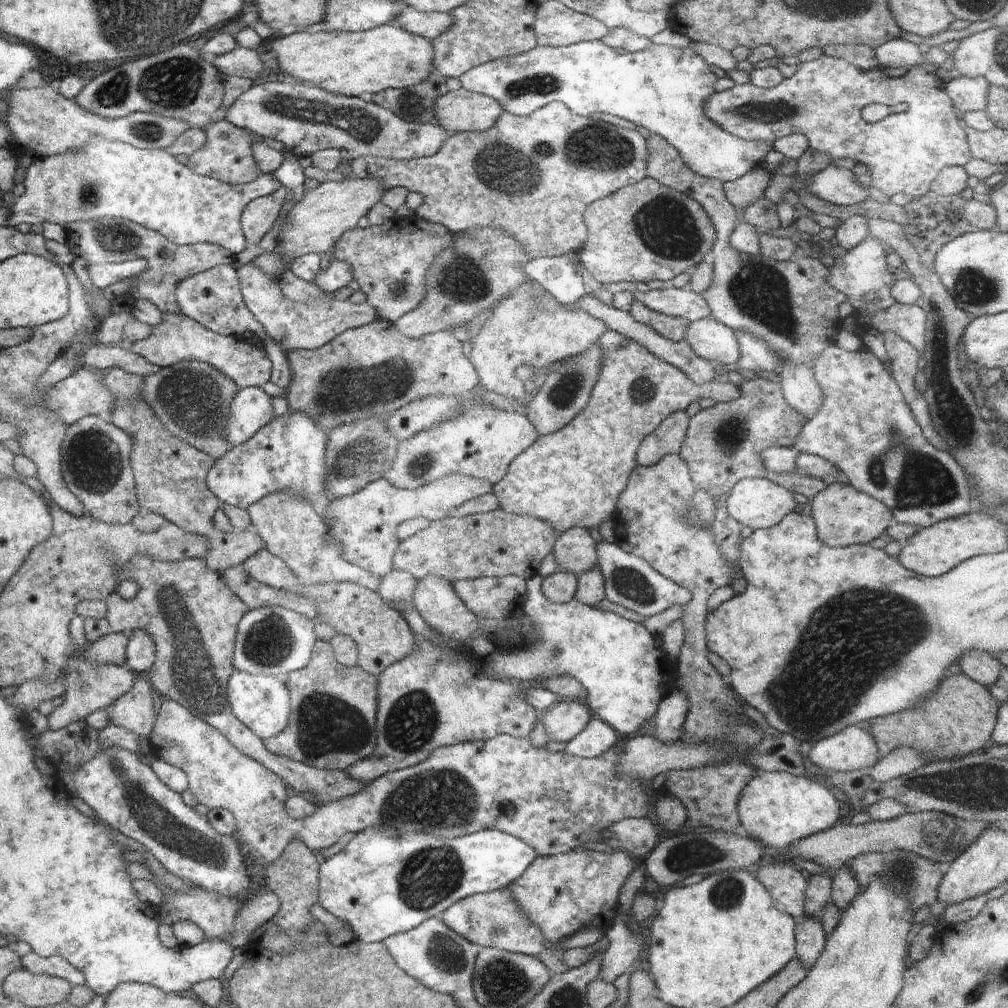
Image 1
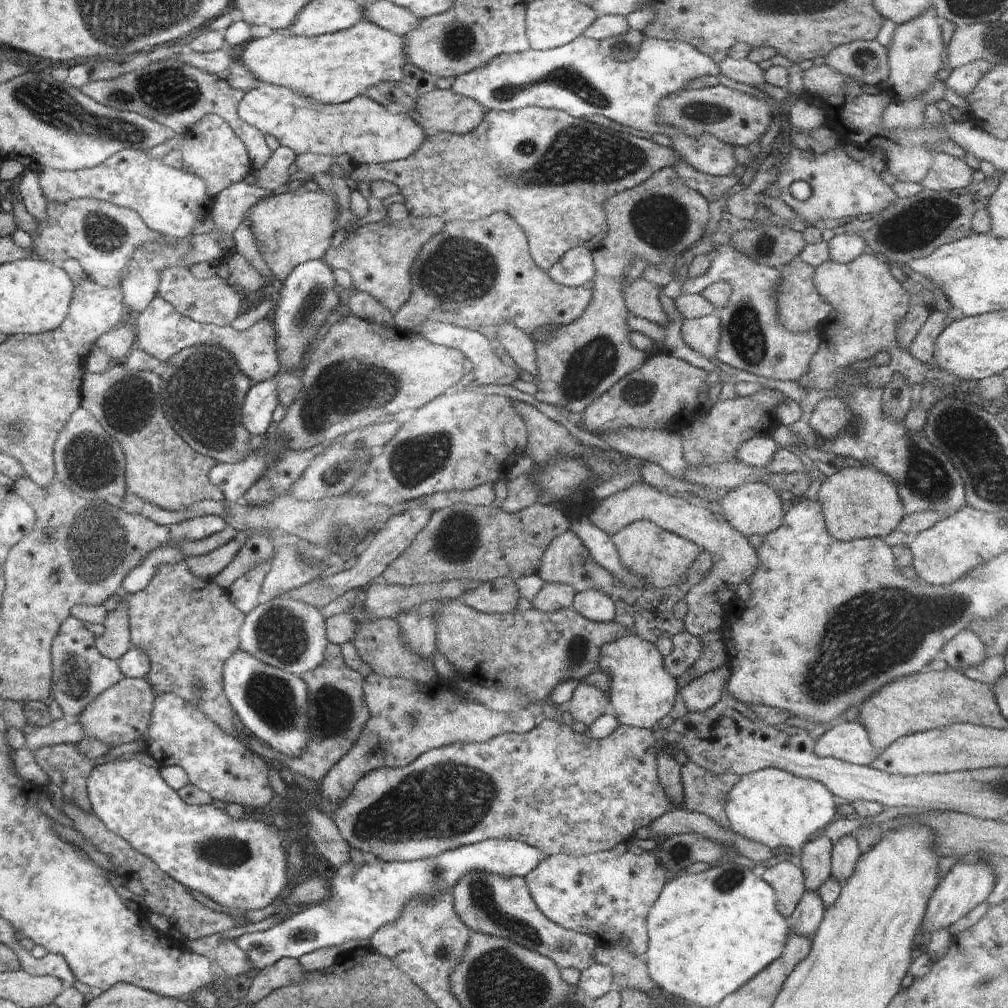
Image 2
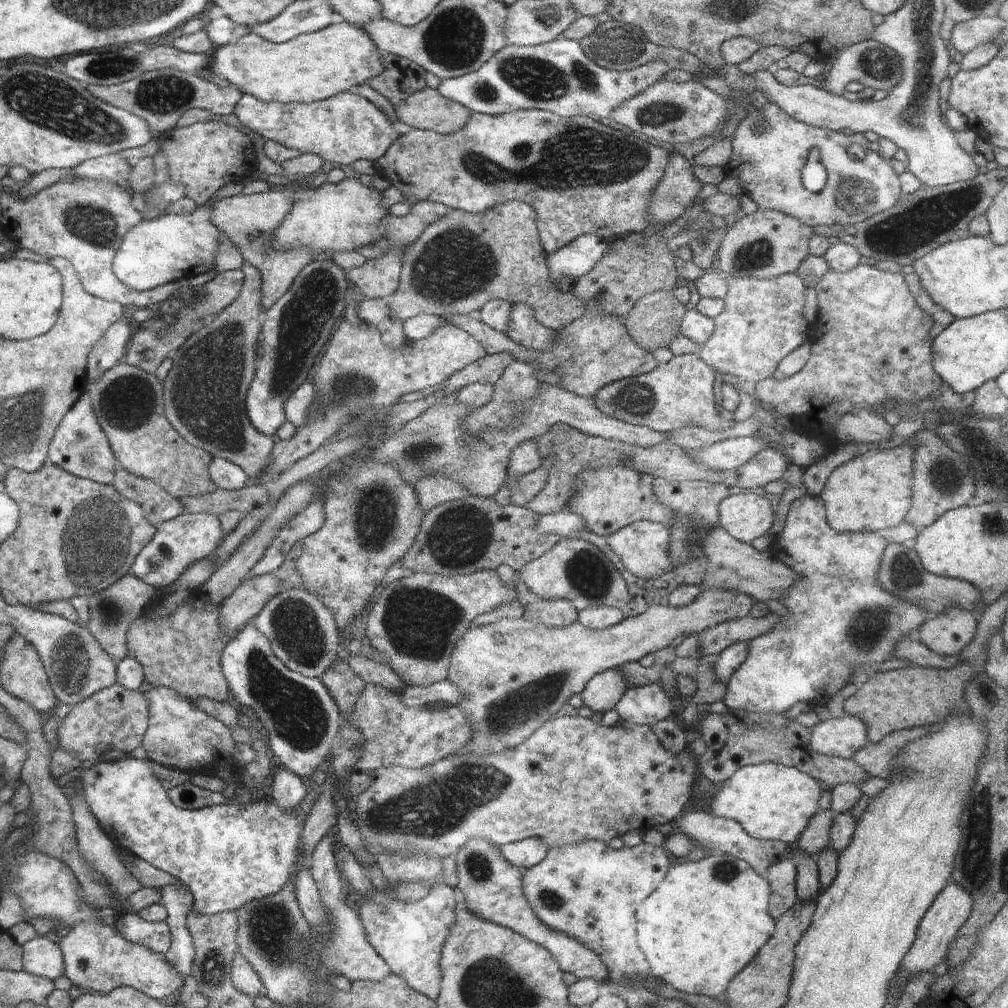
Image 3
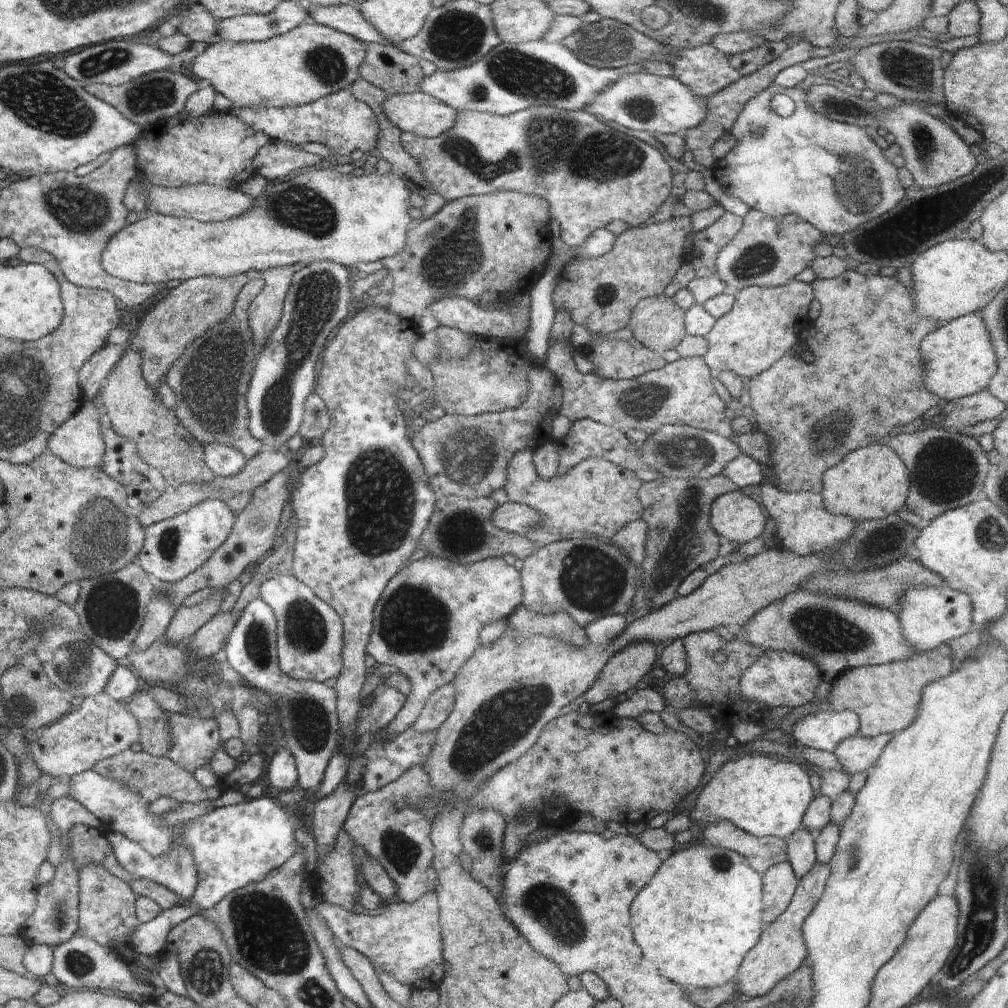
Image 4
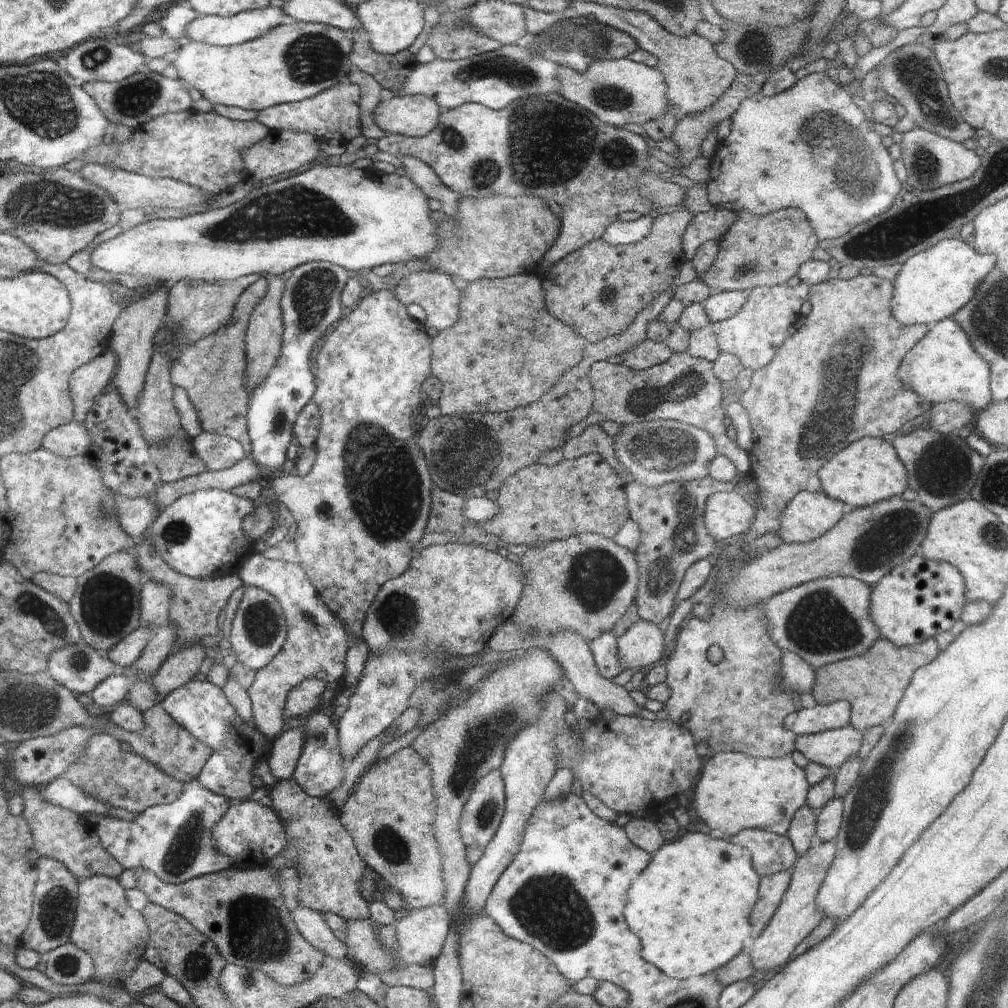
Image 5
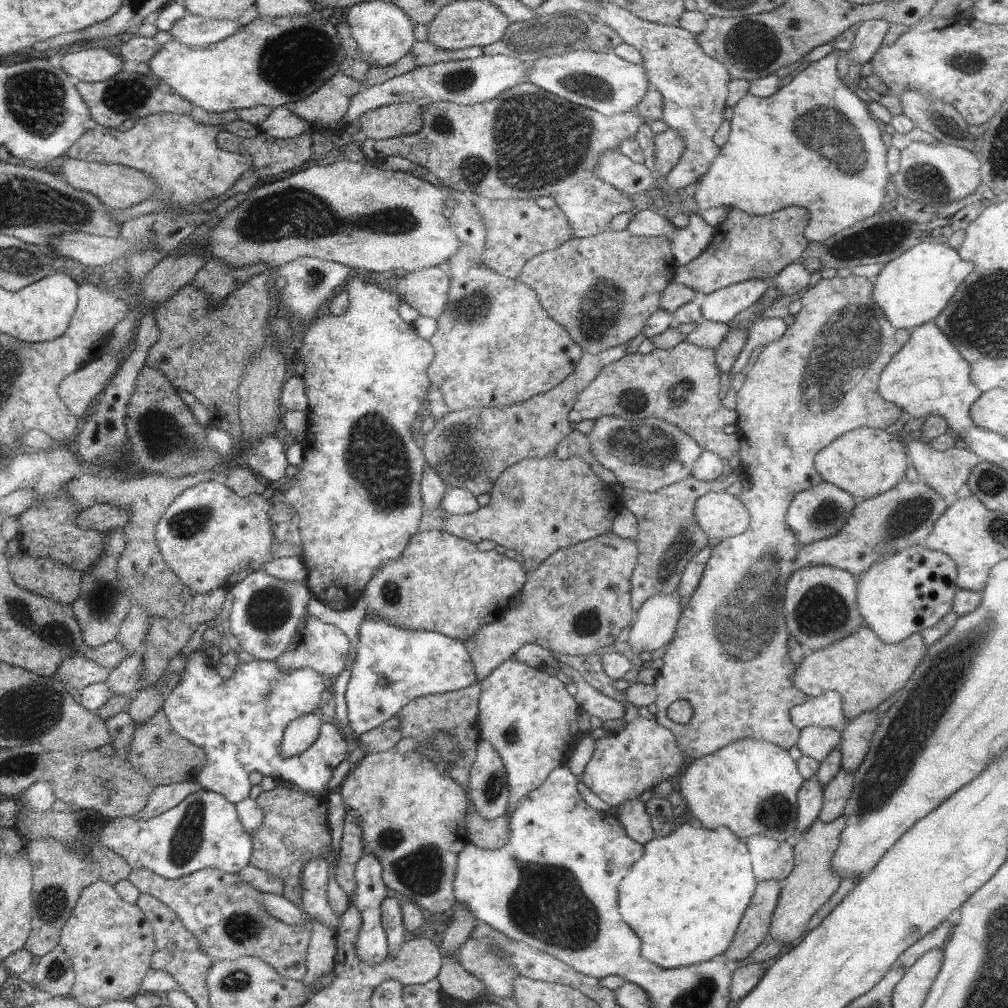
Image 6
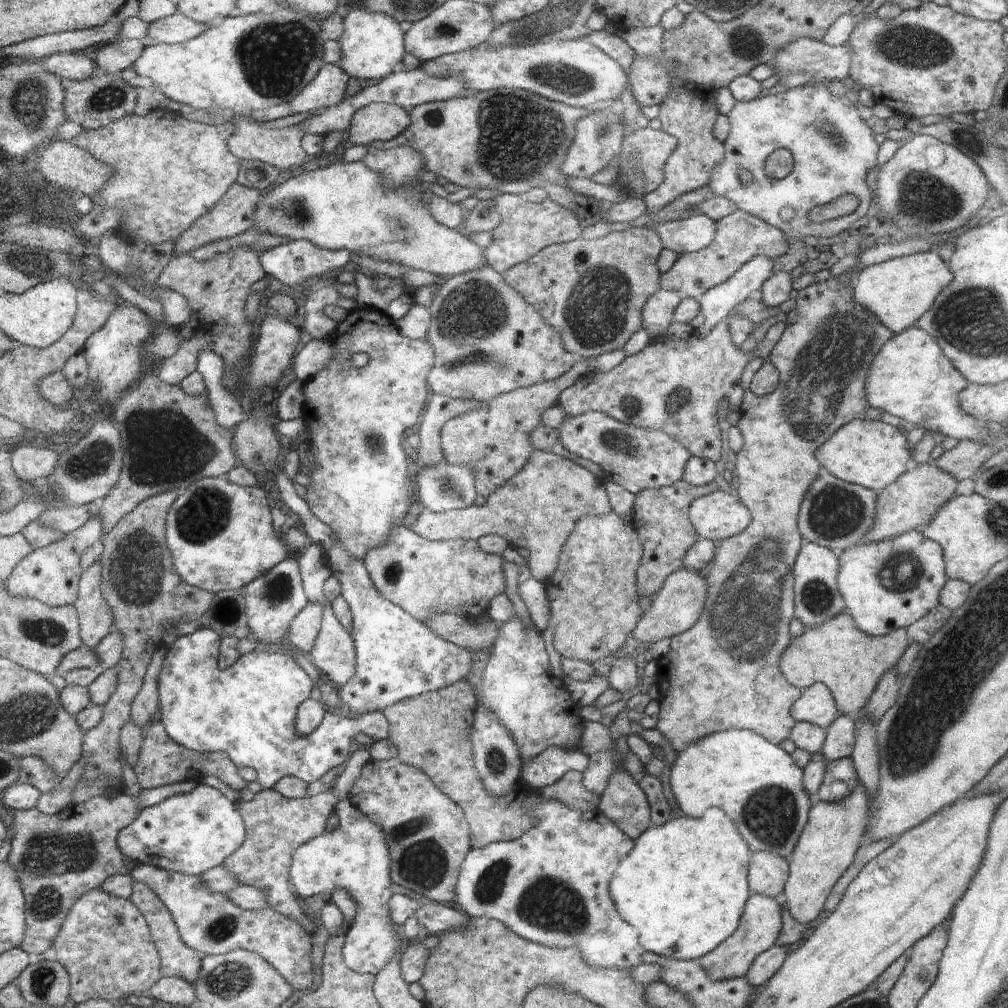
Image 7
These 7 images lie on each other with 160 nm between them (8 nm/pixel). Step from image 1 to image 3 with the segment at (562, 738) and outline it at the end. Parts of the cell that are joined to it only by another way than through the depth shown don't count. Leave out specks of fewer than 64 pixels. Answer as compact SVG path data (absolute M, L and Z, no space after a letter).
M615 668L590 678L580 696L584 706L590 708L594 714L604 714L616 708L628 688L628 682L620 674L620 670Z

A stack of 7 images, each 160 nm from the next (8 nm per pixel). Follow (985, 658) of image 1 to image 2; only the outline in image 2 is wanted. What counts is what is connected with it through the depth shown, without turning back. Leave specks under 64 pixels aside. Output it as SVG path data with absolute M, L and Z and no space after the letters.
M966 628L944 644L939 657L944 659L948 667L962 671L968 666L976 666L986 657L984 652L985 646L979 636Z

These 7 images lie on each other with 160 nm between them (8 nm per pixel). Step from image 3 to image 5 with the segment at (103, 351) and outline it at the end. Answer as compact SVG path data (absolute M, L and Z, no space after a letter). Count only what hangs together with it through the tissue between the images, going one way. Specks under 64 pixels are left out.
M106 350L73 372L70 392L73 400L74 421L85 422L90 407L112 386L116 370L117 358L111 350Z

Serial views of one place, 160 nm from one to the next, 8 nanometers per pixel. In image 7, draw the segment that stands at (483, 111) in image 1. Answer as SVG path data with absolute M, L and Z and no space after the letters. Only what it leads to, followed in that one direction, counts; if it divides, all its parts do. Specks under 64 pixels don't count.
M370 103L358 110L347 128L353 145L367 147L374 140L390 140L406 131L412 120L410 112L392 103Z

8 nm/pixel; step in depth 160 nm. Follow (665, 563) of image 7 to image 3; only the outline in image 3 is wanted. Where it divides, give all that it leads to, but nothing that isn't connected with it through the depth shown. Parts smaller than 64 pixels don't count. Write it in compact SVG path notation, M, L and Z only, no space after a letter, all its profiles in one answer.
M662 478L654 480L654 486L654 496L676 512L676 518L674 518L676 522L669 528L672 542L668 550L670 564L676 569L682 564L696 560L698 556L703 556L704 538L700 536L704 536L706 529L710 534L712 530L716 530L716 526L719 526L719 505L722 500L731 496L730 490L722 484L710 484L706 481L670 482Z

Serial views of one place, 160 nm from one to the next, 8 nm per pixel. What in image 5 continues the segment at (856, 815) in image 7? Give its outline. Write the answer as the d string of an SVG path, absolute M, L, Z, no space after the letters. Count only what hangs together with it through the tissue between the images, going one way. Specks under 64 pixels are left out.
M834 839L815 841L805 852L799 855L791 872L791 883L785 892L779 907L769 920L767 927L754 938L752 951L749 953L755 970L766 970L770 974L777 972L777 966L784 966L792 960L792 952L802 940L808 938L814 927L823 919L823 912L816 904L816 895L823 883L826 871L836 854Z

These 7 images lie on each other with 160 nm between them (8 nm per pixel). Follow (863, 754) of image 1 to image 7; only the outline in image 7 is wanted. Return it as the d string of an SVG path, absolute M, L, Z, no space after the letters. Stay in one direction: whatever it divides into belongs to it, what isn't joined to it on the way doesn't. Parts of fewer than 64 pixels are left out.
M814 683L802 692L791 706L792 718L827 729L839 715L831 690L824 683Z

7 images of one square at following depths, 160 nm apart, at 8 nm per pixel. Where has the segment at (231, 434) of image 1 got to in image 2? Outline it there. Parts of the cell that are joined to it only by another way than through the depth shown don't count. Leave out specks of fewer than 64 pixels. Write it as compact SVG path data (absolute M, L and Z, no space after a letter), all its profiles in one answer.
M276 373L272 379L250 387L241 412L241 419L246 430L253 435L265 435L270 422L273 421L273 412L278 403Z

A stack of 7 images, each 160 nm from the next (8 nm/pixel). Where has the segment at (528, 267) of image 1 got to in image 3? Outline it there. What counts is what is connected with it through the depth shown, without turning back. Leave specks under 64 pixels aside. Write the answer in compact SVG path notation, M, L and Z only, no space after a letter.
M592 234L580 236L570 242L568 246L554 252L554 256L547 256L549 282L558 289L560 278L571 277L575 280L588 274L603 258L608 244Z

